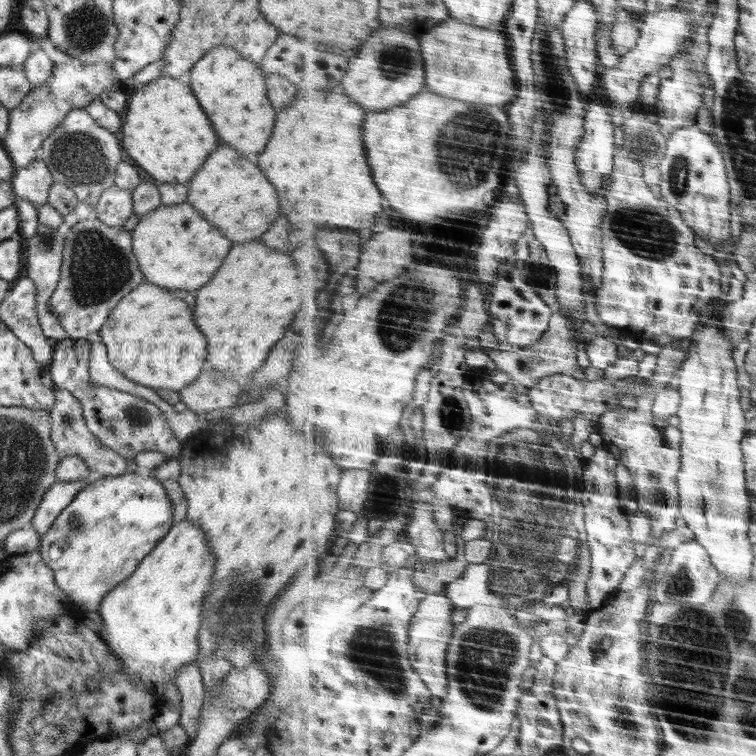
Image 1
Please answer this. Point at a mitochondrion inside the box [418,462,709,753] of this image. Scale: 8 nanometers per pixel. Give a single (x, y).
(470, 663)

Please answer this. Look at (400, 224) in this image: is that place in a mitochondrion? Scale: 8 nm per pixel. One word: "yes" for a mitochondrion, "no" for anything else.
no

